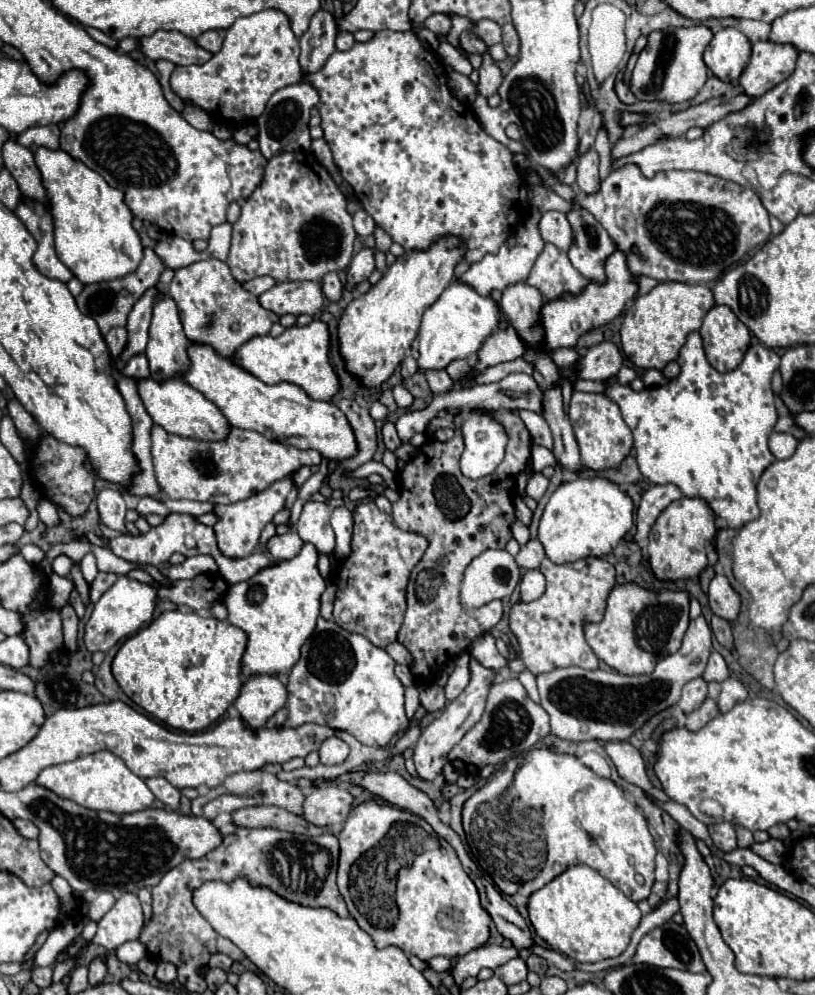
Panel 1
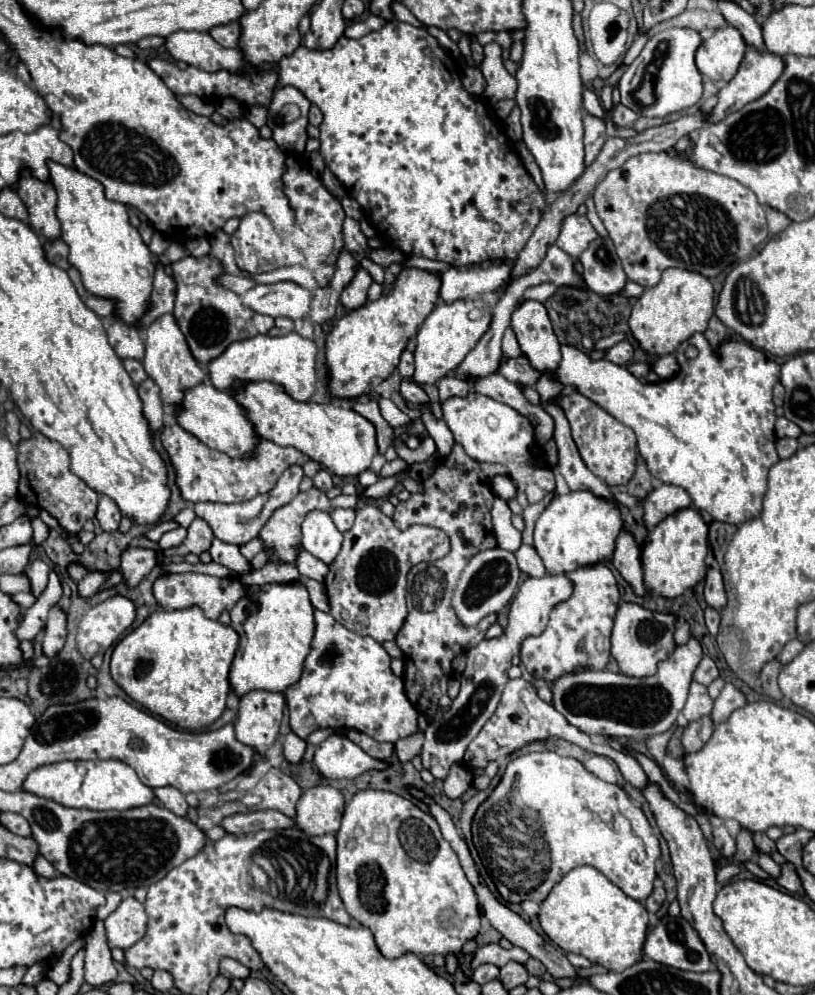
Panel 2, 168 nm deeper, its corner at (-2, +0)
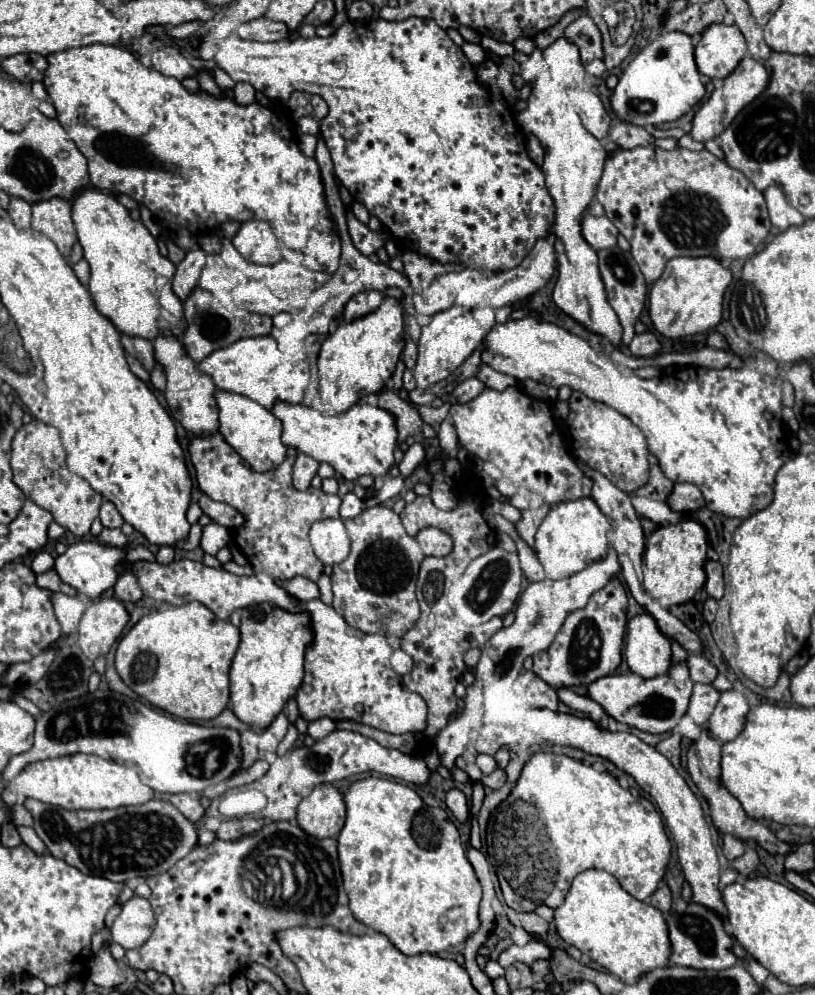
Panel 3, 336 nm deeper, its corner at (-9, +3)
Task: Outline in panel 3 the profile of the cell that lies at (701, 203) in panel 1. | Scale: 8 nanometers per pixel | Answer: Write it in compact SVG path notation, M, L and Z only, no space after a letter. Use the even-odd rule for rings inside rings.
M657 146L633 150L617 148L605 160L605 170L597 186L597 200L603 204L605 216L631 244L631 254L649 284L663 274L667 260L675 256L715 256L719 260L749 258L771 230L763 194L749 178L745 178L743 172L729 168L729 164L715 158L707 150L691 152L685 148L675 148L667 152Z

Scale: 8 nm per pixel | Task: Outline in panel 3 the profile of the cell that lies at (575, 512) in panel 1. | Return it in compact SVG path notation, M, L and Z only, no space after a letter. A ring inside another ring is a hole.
M591 498L553 504L547 518L543 520L535 534L535 554L543 564L545 576L549 580L569 578L585 570L589 564L603 560L609 550L607 538L609 532L611 532L609 518L599 510L599 506Z

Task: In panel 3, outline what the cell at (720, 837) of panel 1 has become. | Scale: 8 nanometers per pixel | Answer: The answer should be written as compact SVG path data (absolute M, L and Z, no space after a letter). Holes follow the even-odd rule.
M723 834L723 854L727 860L735 860L745 852L745 842L737 840L731 834Z

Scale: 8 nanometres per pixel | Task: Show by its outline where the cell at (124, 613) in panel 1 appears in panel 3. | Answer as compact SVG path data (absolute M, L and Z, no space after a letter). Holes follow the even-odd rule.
M99 598L93 602L79 622L79 646L89 660L105 656L121 636L129 614L117 598Z

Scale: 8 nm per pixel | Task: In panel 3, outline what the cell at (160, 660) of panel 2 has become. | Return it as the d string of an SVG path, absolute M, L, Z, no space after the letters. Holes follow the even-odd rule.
M201 602L155 610L119 642L115 666L121 680L141 698L183 720L211 720L229 704L229 668L239 646L239 628L217 618Z

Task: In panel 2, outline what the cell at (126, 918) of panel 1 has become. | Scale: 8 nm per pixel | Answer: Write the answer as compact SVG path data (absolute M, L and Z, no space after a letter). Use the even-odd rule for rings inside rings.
M134 897L122 899L118 909L110 913L108 919L104 921L108 945L120 947L126 951L146 933L146 923L148 923L148 917L146 917L144 905Z

